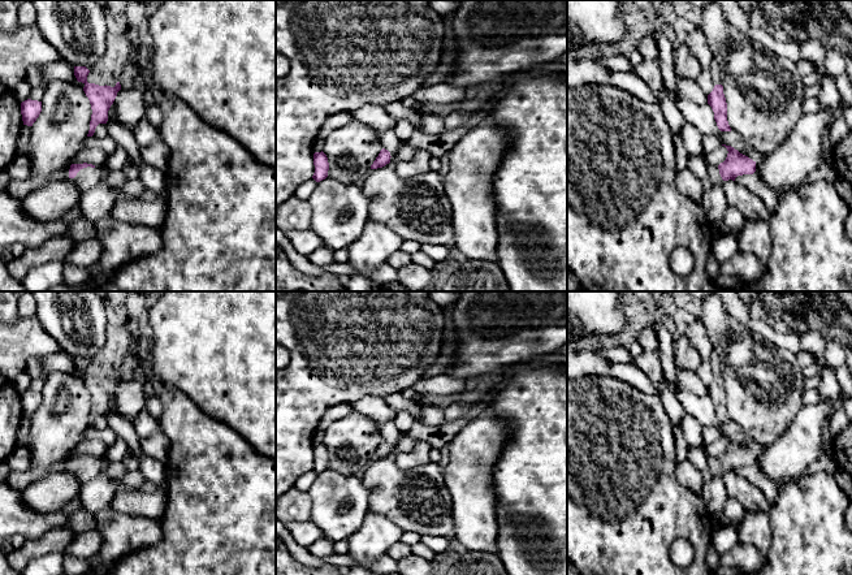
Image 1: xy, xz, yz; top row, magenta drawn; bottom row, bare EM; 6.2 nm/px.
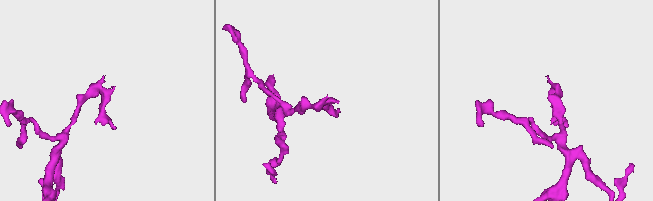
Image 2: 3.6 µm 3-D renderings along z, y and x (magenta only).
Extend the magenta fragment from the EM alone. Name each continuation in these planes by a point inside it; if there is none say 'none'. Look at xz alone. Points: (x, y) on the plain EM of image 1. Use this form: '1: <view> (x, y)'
none

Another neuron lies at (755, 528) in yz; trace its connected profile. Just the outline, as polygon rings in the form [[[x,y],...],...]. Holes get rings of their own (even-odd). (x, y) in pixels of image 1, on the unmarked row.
[[[747,511],[741,522],[734,527],[738,533],[738,544],[753,545],[765,559],[773,542],[773,528],[769,513]]]

